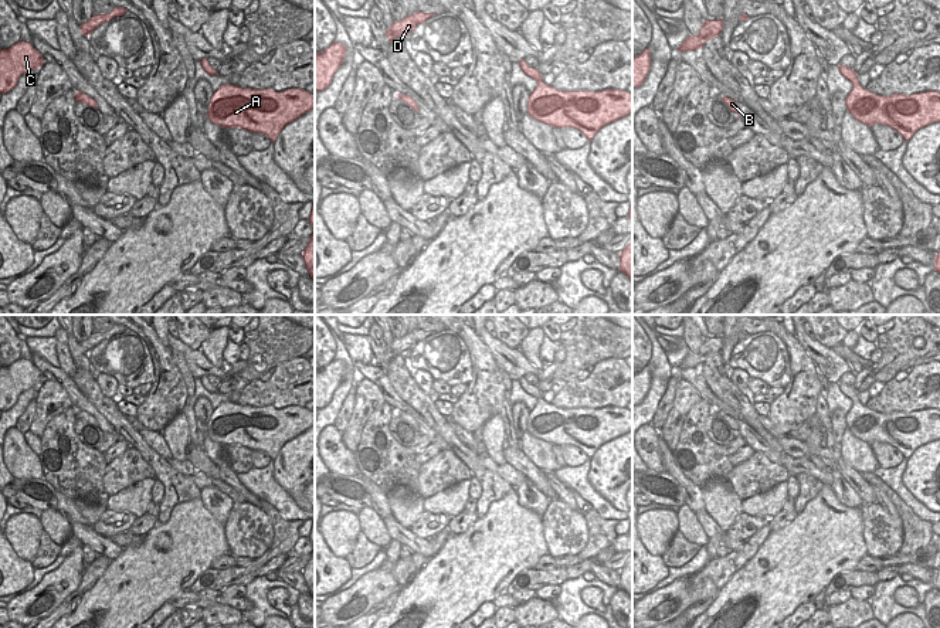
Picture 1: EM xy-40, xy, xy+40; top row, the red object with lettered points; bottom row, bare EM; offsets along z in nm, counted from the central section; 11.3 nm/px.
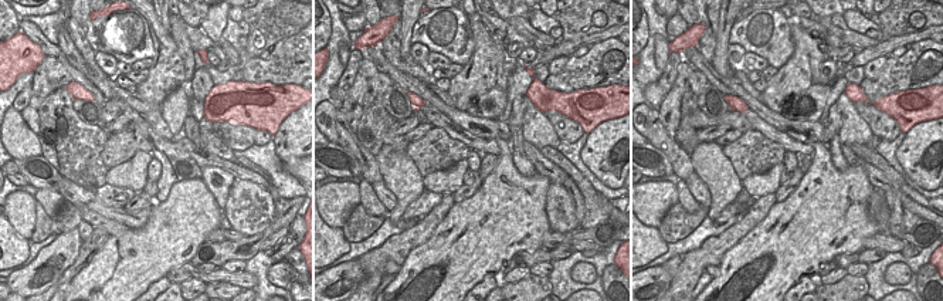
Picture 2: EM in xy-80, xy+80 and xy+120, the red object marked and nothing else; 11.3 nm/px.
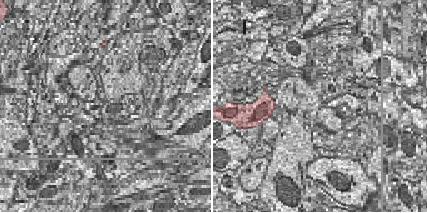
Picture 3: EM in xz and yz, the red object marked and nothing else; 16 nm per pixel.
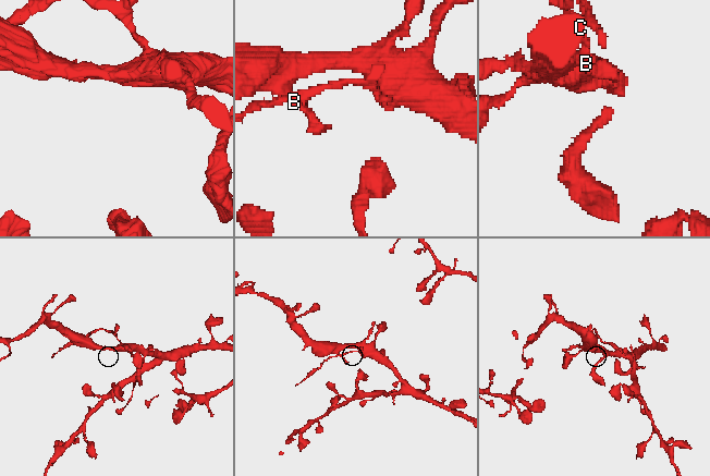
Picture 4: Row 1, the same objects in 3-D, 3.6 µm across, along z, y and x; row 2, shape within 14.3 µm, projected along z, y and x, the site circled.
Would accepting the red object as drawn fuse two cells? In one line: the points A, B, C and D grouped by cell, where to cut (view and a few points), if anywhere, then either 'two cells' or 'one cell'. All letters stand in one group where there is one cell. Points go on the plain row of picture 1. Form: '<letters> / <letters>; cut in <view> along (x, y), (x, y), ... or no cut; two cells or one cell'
A B C / D; cut in xy+40 along (858, 399), (854, 403); two cells

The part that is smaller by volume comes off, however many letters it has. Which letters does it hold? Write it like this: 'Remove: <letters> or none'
Remove: D

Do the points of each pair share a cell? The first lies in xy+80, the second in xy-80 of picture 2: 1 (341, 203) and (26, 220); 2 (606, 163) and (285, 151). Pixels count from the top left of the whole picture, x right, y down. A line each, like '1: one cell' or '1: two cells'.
1: one cell
2: one cell

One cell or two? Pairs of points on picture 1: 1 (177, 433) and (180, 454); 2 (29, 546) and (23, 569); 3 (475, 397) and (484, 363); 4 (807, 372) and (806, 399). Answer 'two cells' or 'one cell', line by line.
1: one cell
2: two cells
3: one cell
4: one cell

